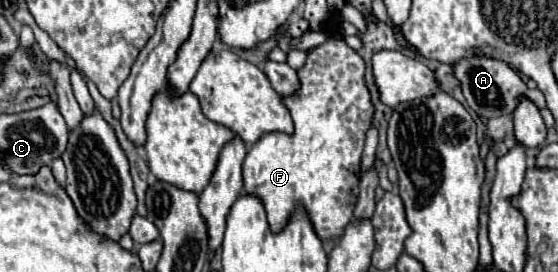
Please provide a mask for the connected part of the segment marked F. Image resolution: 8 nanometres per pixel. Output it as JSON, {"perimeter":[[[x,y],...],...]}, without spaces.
{"perimeter":[[[329,39],[327,43],[309,51],[305,67],[299,69],[301,89],[297,91],[297,95],[283,99],[283,103],[291,111],[295,133],[293,135],[267,133],[247,153],[243,163],[245,193],[257,195],[261,199],[267,211],[271,231],[285,229],[285,223],[289,223],[295,207],[303,207],[303,211],[309,215],[319,239],[339,239],[341,231],[345,231],[345,227],[351,223],[353,207],[359,195],[365,131],[371,127],[373,115],[373,105],[363,75],[365,75],[363,59],[343,41]]]}

